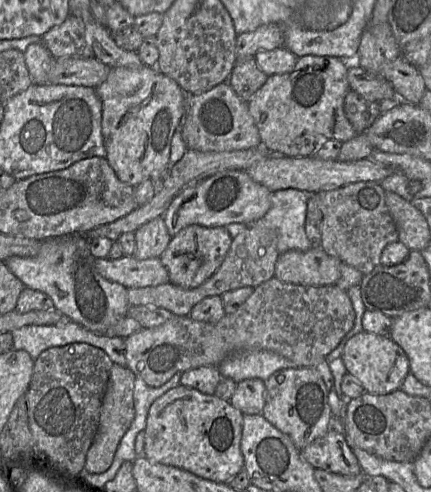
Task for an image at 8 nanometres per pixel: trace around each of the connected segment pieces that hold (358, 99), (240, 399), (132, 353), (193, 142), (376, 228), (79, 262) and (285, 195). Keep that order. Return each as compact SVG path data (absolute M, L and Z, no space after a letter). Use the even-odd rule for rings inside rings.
M349 91L344 100L344 113L354 130L361 134L381 115L386 106L368 101L354 91Z
M258 378L245 379L236 384L229 400L243 415L258 415L265 405L265 383Z
M273 277L254 288L251 296L232 314L217 323L205 323L188 316L176 316L155 328L145 328L125 338L126 365L149 386L159 387L176 373L201 366L217 367L227 356L240 351L269 351L294 362L297 367L315 367L333 351L352 329L355 312L348 296L334 285L303 286Z
M225 81L201 94L191 95L189 108L181 124L183 140L188 150L227 152L261 147L261 138L248 104Z
M372 181L355 182L337 189L319 192L318 206L322 213L320 246L330 256L342 263L354 267L363 275L370 273L380 265L383 249L392 242L398 241L395 223L385 203L385 191L379 183Z
M84 234L46 239L36 256L12 256L4 263L24 287L43 292L52 299L53 307L68 320L96 334L104 334L111 325L125 317L130 306L127 289L105 279L97 271L89 239Z
M298 189L273 192L271 207L262 218L254 222L228 224L225 228L232 238L251 227L273 229L278 234L279 254L290 250L305 252L311 248L305 233L309 195Z

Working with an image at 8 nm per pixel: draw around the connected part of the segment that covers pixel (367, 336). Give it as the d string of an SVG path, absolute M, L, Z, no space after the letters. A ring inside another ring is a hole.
M362 331L350 338L340 356L346 373L362 386L365 393L385 395L400 389L409 371L409 360L403 349L388 336Z

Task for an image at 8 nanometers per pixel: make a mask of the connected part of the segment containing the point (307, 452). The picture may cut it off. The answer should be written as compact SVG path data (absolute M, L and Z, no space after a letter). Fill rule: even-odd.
M330 427L321 437L300 450L303 460L315 469L343 475L357 476L362 471L342 430Z

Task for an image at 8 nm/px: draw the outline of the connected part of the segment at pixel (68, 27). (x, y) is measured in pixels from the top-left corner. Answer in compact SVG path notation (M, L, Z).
M69 15L62 24L45 33L42 44L54 58L93 57L93 49L85 39L83 22L74 15Z

